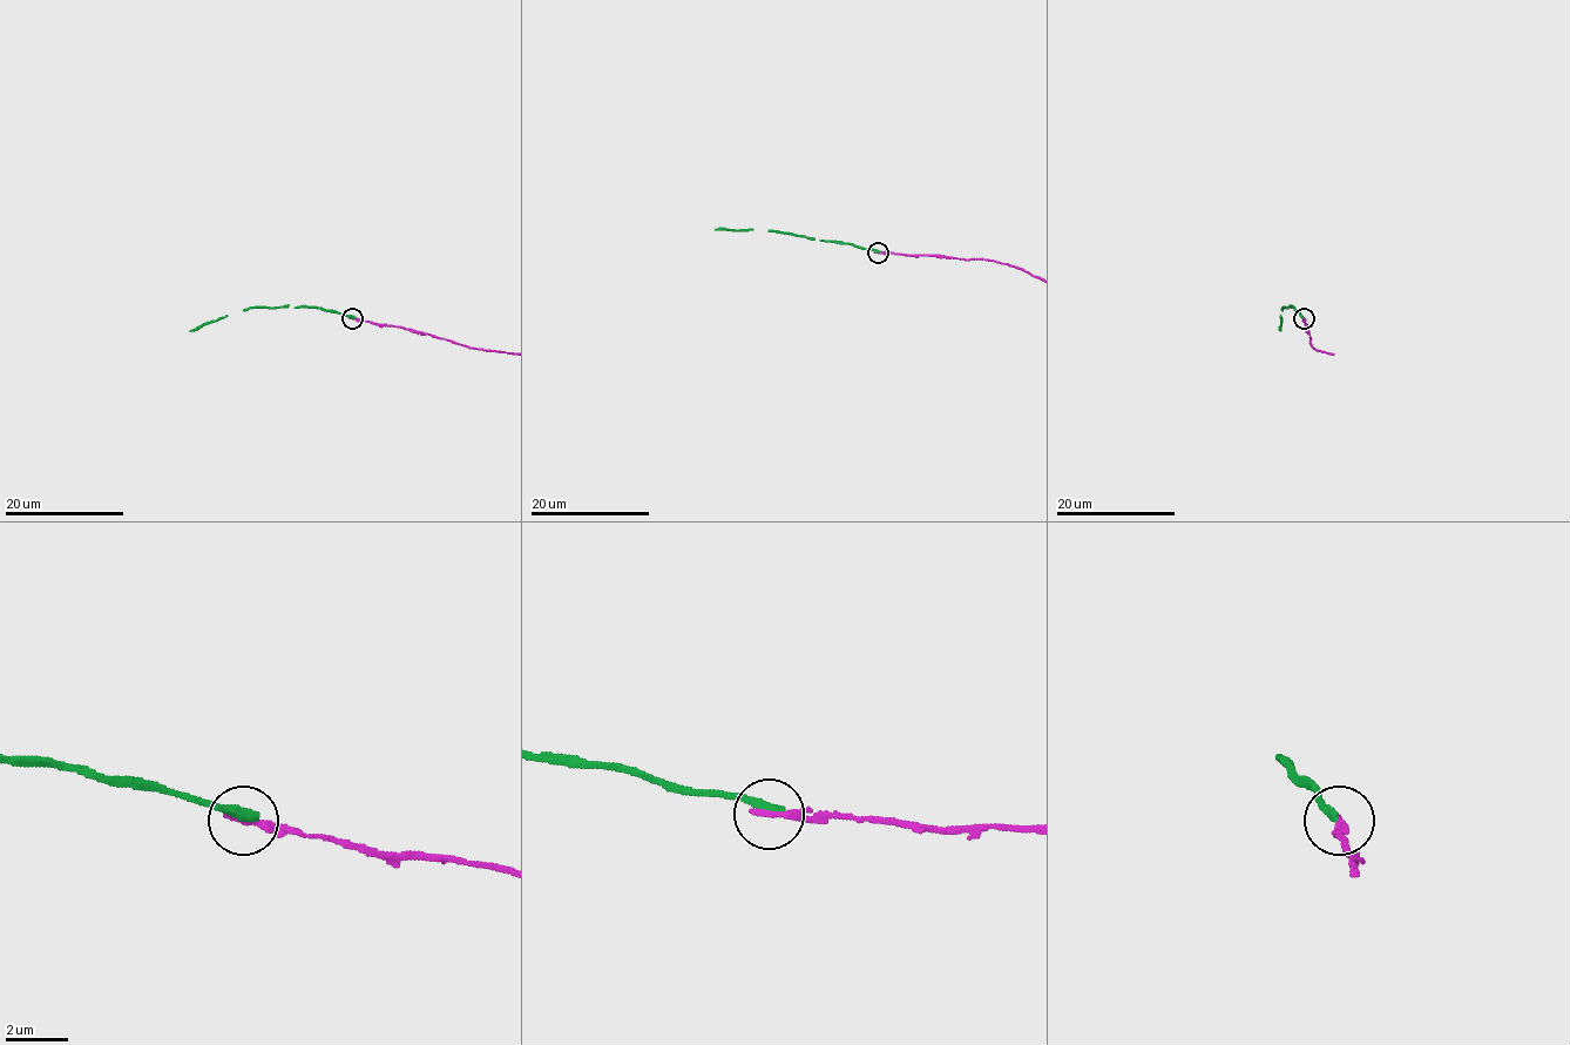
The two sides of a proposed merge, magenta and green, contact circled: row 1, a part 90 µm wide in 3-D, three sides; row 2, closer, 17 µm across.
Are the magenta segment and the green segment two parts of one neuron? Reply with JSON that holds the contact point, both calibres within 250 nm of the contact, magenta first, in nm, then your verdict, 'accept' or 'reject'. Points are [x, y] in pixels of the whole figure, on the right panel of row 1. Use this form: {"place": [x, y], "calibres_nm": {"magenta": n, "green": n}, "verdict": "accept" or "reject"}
{"place": [1304, 318], "calibres_nm": {"magenta": 240, "green": 320}, "verdict": "reject"}

